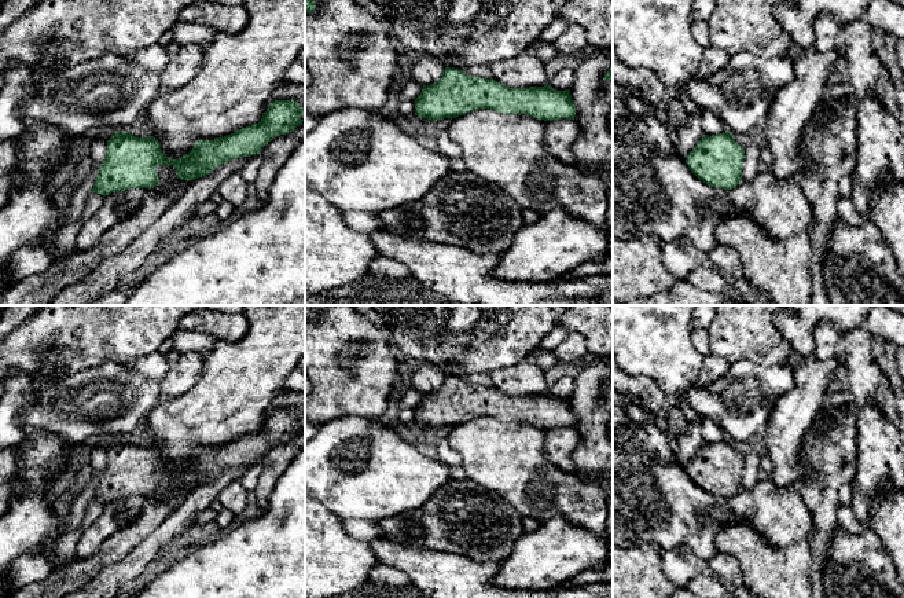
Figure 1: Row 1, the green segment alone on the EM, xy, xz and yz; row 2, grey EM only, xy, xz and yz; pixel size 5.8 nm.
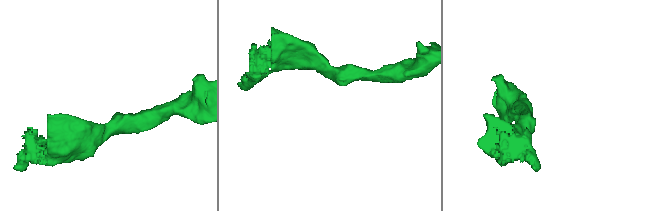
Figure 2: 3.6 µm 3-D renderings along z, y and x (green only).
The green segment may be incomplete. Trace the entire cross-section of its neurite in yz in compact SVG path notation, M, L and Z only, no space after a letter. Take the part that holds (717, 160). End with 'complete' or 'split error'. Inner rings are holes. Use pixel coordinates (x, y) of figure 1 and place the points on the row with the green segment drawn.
M728 131L712 136L703 135L687 155L691 172L703 183L731 190L742 183L745 147L739 146Z; complete

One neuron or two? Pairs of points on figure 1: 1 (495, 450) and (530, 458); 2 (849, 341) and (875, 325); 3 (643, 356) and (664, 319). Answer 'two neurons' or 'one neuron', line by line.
1: one neuron
2: two neurons
3: one neuron

